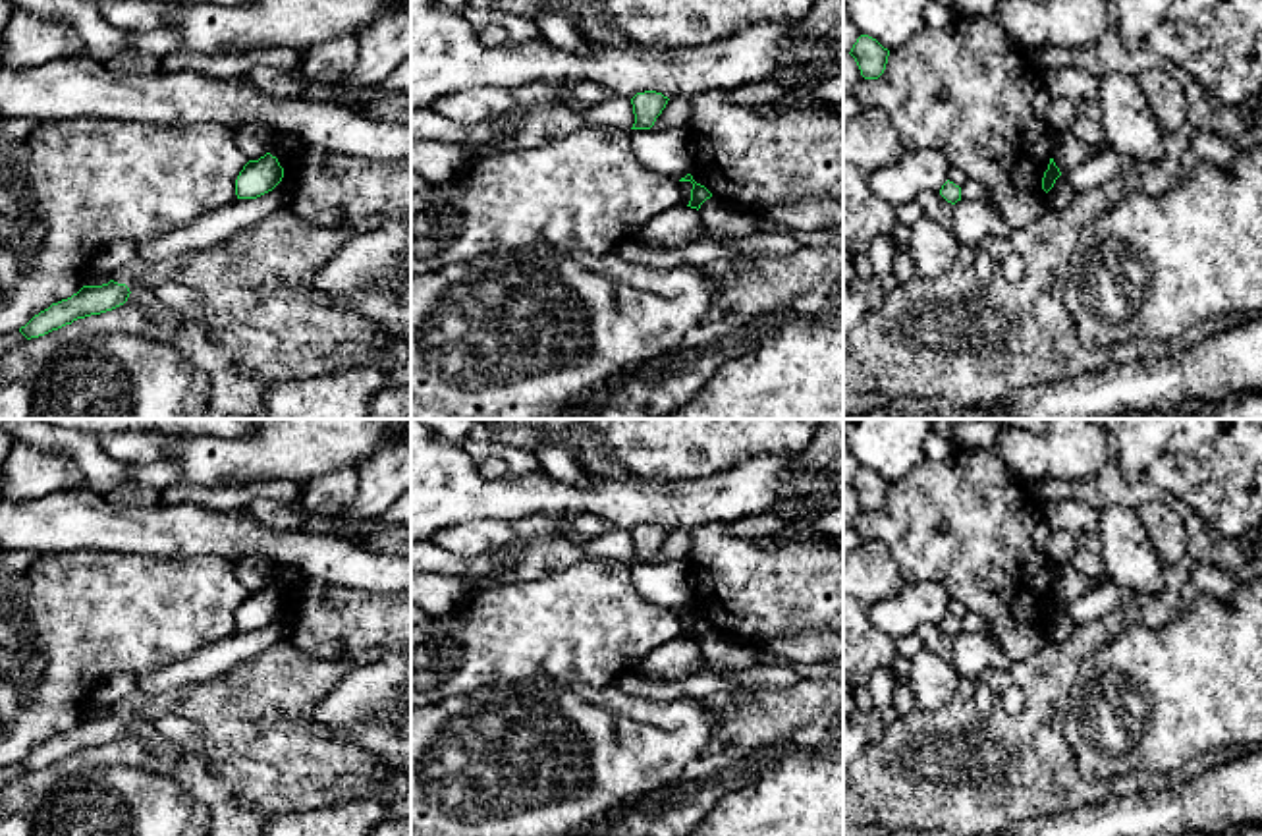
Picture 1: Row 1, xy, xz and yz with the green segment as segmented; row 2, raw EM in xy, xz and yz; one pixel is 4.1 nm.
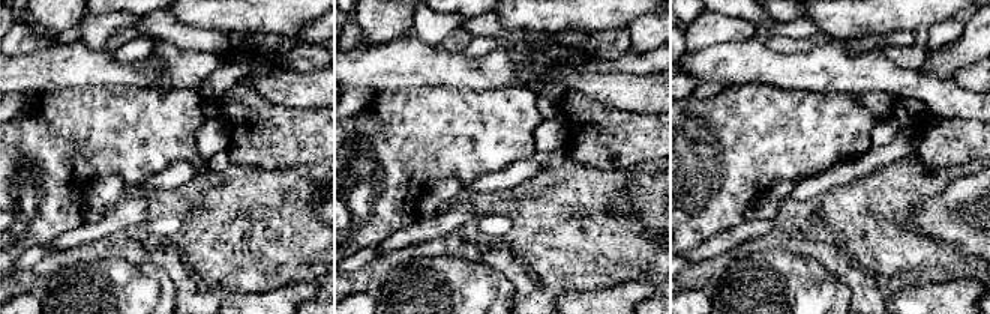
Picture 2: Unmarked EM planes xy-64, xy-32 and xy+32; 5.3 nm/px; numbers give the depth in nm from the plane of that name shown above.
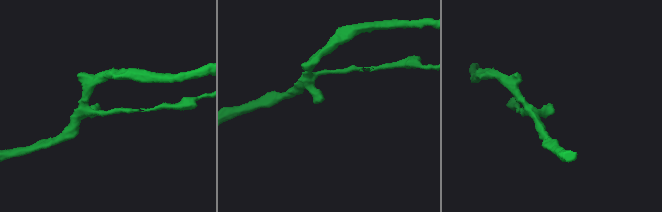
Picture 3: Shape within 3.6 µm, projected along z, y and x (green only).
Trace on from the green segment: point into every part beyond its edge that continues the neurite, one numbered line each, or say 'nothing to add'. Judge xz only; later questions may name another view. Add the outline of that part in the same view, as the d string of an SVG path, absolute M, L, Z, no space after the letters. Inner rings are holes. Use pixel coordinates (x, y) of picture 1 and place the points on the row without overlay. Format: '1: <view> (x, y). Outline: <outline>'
nothing to add

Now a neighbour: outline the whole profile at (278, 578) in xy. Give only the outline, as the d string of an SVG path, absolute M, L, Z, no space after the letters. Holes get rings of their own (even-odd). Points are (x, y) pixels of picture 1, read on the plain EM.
M276 566L268 571L268 585L278 591L280 599L288 597L291 587L291 571L288 566Z

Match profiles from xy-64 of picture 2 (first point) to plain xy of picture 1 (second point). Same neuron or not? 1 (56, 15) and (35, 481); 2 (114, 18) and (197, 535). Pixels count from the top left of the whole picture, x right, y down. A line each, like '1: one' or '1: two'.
1: one
2: two

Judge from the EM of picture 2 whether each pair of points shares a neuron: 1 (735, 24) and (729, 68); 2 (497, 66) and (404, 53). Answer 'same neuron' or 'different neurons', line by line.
1: different neurons
2: same neuron

